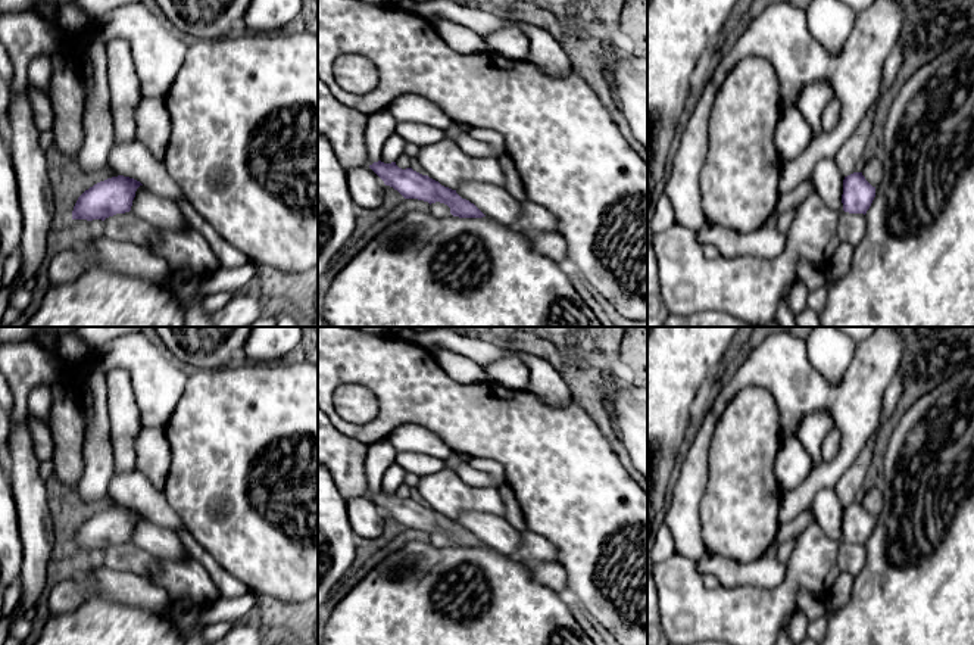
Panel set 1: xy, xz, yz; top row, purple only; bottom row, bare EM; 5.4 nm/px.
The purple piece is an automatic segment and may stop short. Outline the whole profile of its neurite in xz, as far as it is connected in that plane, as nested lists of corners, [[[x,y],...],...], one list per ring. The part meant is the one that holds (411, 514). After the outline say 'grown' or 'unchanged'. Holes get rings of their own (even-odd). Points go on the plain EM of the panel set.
[[[374,492],[369,498],[385,515],[397,520],[405,529],[418,529],[431,533],[440,532],[450,538],[450,543],[459,548],[486,546],[474,533],[462,529],[456,520],[441,515],[438,511],[422,505],[412,498],[402,499],[396,492]]]; unchanged

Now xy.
[[[118,505],[85,520],[77,530],[72,549],[102,549],[131,540],[140,511]]]; unchanged

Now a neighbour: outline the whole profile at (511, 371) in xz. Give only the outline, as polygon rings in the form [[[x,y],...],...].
[[[505,355],[484,368],[487,380],[509,390],[525,390],[530,381],[527,364],[516,355]]]

